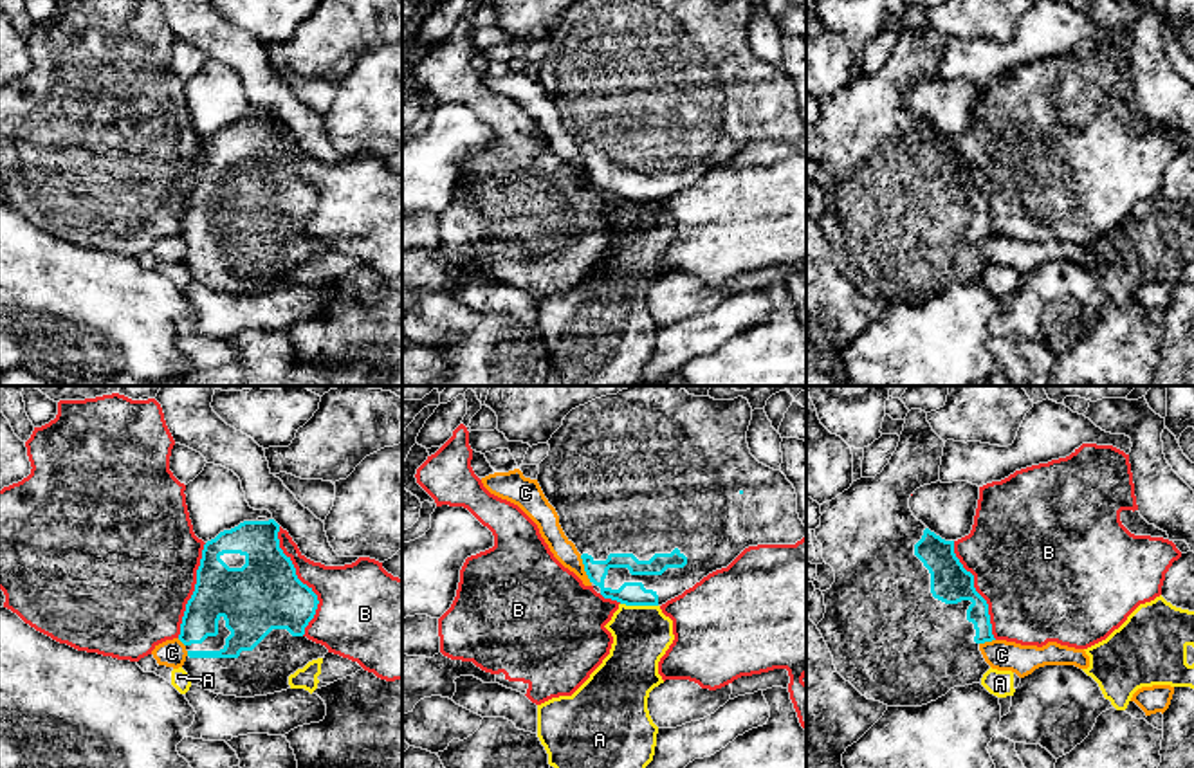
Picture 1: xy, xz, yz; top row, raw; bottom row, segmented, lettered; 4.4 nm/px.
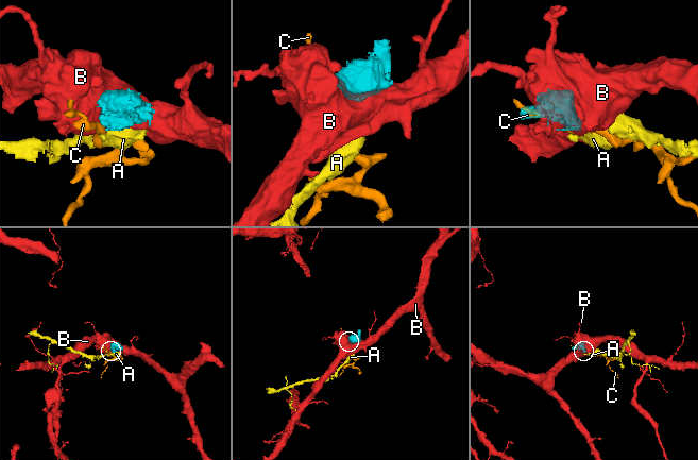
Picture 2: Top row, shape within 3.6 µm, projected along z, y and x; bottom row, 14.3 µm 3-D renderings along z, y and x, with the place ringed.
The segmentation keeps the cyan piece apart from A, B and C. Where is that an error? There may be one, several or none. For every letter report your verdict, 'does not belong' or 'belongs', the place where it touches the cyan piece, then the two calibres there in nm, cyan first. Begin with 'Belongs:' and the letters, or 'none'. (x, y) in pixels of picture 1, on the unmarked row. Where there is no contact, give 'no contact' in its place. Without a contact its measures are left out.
Belongs: none
A: does not belong; contact xz (639, 201); calibres 110 and 260 nm
B: does not belong; contact xy (300, 177); calibres 320 and 300 nm
C: does not belong; contact xz (585, 166); calibres 110 and 100 nm

